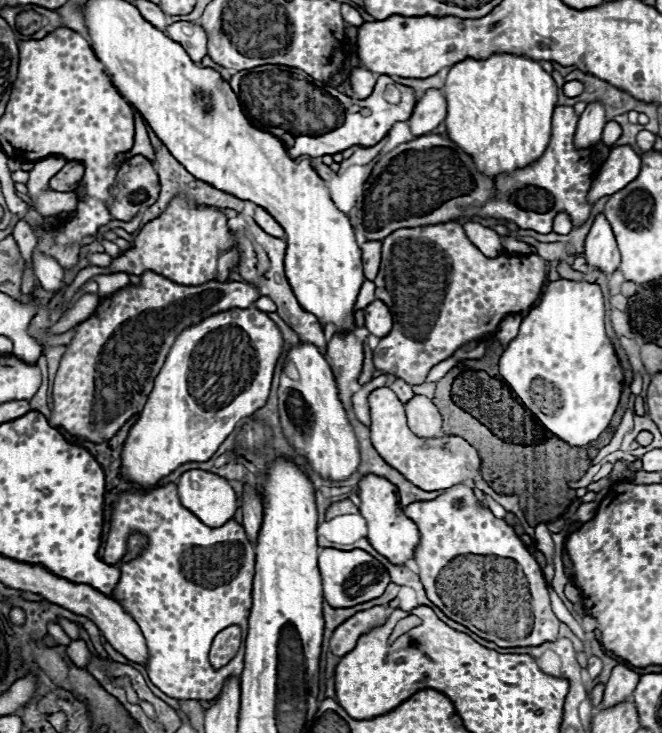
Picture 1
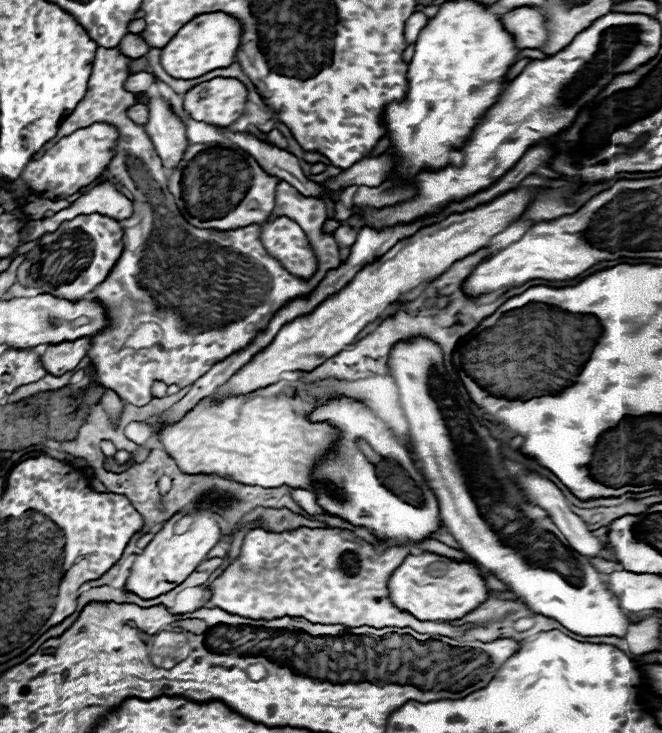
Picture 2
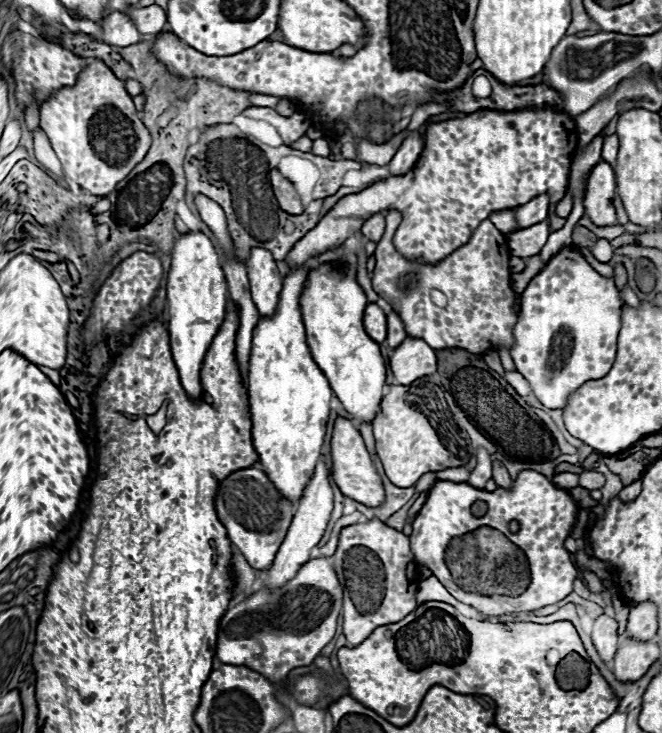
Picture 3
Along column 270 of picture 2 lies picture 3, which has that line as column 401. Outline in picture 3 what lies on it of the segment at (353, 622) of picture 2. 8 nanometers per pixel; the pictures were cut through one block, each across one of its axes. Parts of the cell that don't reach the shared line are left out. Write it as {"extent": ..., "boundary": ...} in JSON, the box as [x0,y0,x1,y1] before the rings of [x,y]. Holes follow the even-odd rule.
{"extent":[330,520,418,646],"boundary":[[[368,520],[364,524],[356,522],[352,526],[346,526],[342,528],[340,532],[340,538],[338,538],[338,548],[334,552],[334,556],[330,558],[336,574],[338,574],[338,580],[340,584],[344,586],[344,606],[342,606],[342,616],[344,616],[344,636],[348,638],[348,642],[352,646],[360,644],[362,640],[366,640],[378,626],[386,626],[386,624],[392,624],[392,622],[398,622],[402,620],[404,616],[408,616],[410,612],[416,610],[418,602],[416,602],[416,590],[418,590],[418,572],[416,572],[416,562],[414,562],[414,554],[410,552],[410,540],[408,536],[404,536],[402,532],[386,526],[384,522],[380,520]],[[372,588],[380,588],[380,594],[382,594],[382,588],[384,588],[384,596],[380,600],[380,606],[376,608],[376,612],[370,612],[370,614],[362,614],[354,602],[352,602],[352,592],[354,590],[360,594],[360,596],[372,596]]]}

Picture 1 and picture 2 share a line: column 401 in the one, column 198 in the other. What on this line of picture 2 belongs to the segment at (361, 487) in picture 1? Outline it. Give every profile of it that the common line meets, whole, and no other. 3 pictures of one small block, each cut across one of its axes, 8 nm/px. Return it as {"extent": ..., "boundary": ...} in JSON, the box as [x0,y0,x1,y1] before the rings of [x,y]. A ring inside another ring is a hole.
{"extent":[126,508,222,600],"boundary":[[[210,508],[206,512],[200,510],[194,516],[194,522],[190,524],[190,528],[182,534],[176,534],[172,526],[186,512],[184,510],[176,512],[166,524],[162,524],[160,532],[152,538],[152,542],[142,550],[142,554],[132,564],[132,574],[126,580],[126,588],[130,592],[134,592],[136,596],[142,596],[144,600],[150,600],[150,598],[156,598],[156,596],[172,590],[180,582],[184,582],[188,578],[188,574],[194,572],[196,566],[206,558],[206,554],[220,542],[222,530],[220,530],[220,524],[216,520],[216,512],[218,512],[218,508]]]}

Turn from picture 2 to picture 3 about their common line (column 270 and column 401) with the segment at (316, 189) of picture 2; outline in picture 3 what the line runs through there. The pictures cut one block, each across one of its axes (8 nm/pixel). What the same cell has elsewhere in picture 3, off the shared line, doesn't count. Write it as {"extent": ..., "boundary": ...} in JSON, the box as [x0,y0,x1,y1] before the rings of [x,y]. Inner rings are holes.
{"extent":[388,134,424,176],"boundary":[[[414,134],[414,136],[408,136],[404,140],[404,144],[398,148],[398,152],[394,154],[394,158],[390,160],[388,168],[390,168],[390,174],[392,176],[402,176],[406,172],[410,172],[416,164],[416,160],[420,158],[420,152],[424,148],[424,140],[420,134]]]}

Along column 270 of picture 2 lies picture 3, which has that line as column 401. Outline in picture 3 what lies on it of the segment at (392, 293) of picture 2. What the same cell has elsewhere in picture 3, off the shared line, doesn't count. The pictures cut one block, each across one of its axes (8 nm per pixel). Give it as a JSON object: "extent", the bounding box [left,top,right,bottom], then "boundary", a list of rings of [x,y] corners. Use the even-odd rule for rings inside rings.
{"extent":[390,336,436,384],"boundary":[[[406,336],[390,356],[390,368],[398,384],[412,384],[420,376],[436,372],[436,352],[420,338]]]}

